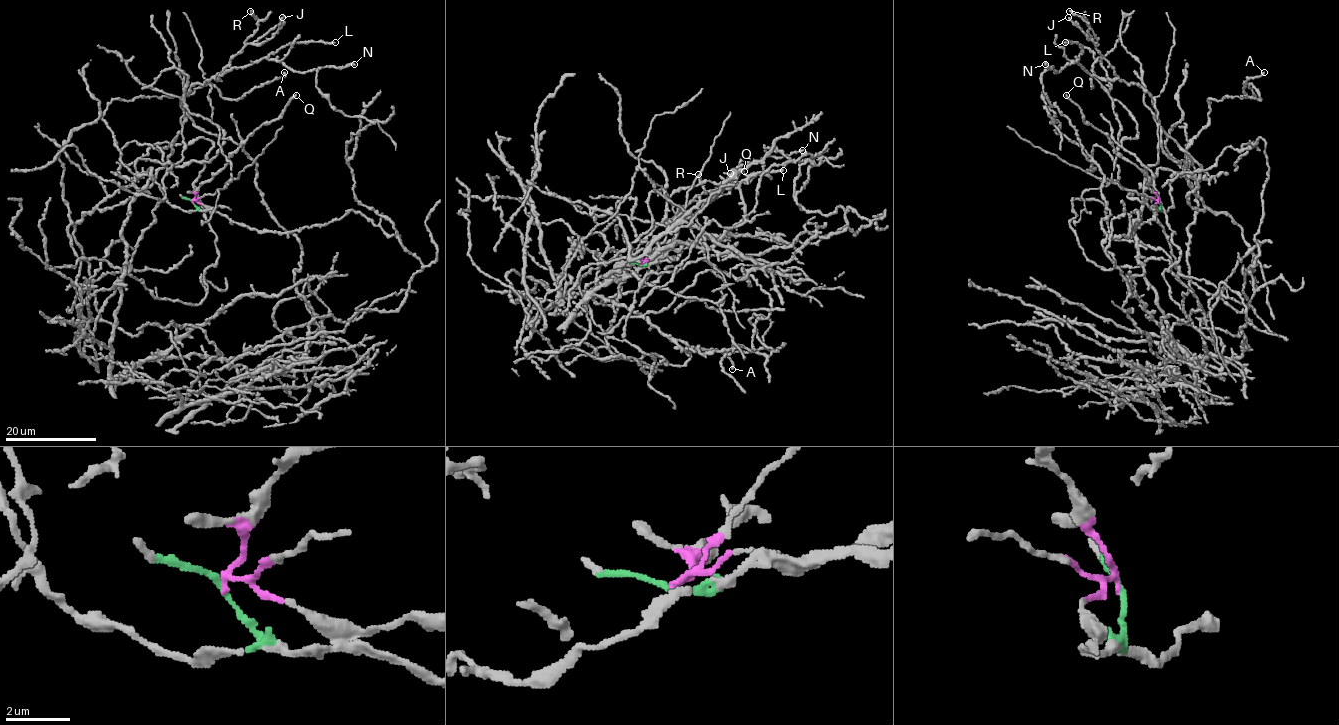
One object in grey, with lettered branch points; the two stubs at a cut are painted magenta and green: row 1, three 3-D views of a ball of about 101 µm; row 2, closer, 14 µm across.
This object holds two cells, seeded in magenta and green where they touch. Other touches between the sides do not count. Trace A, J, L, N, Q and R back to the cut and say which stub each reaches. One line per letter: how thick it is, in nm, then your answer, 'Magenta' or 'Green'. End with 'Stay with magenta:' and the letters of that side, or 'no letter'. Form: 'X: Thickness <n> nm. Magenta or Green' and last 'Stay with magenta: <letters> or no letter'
A: Thickness 240 nm. Green
J: Thickness 280 nm. Green
L: Thickness 280 nm. Green
N: Thickness 280 nm. Green
Q: Thickness 240 nm. Magenta
R: Thickness 200 nm. Green
Stay with magenta: Q

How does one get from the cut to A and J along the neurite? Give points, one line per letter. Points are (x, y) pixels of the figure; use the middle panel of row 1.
A: (640, 264), (572, 288), (551, 313), (631, 360), (657, 355), (682, 366), (712, 348), (732, 369)
J: (640, 264), (597, 277), (599, 257), (580, 239), (599, 233), (630, 263), (658, 224), (709, 201), (730, 174)

